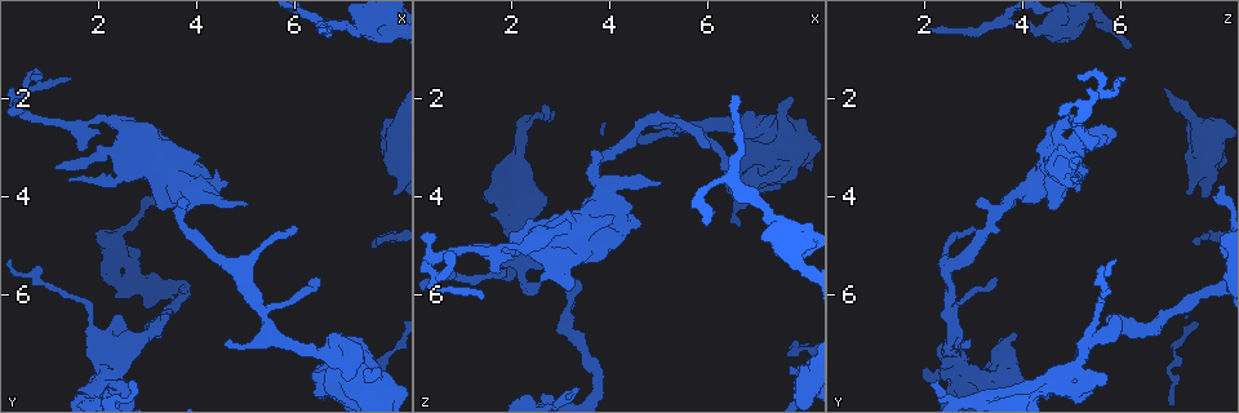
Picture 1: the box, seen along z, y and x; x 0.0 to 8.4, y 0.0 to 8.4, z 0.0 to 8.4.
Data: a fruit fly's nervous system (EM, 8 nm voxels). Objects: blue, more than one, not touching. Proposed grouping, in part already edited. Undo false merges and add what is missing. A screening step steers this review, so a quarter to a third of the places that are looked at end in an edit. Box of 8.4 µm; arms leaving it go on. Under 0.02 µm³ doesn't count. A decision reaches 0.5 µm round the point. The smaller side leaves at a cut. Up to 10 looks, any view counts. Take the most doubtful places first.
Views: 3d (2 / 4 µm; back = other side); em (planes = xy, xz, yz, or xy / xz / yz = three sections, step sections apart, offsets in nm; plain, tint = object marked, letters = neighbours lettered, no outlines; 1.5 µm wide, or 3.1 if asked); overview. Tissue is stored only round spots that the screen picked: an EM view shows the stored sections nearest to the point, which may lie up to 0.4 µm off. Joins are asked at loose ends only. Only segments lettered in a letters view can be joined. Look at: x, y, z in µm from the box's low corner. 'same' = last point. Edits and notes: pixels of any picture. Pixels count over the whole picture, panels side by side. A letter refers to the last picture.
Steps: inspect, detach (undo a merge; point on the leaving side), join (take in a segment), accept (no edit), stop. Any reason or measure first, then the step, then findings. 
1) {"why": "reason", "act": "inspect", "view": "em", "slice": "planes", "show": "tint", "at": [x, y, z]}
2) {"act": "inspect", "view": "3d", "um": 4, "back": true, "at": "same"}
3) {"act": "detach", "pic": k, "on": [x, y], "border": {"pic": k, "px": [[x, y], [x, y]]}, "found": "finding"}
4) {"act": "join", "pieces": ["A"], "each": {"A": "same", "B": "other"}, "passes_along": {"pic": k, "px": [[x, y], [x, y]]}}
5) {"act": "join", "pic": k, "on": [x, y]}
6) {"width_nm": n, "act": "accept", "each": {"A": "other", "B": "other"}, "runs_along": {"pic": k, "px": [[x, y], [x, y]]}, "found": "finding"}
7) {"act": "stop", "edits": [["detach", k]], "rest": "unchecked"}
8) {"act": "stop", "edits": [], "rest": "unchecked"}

{"why": "thin neck", "act": "inspect", "view": "em", "slice": "xy", "step": 8, "show": "letters", "at": [2.40, 7.45, 5.10]}

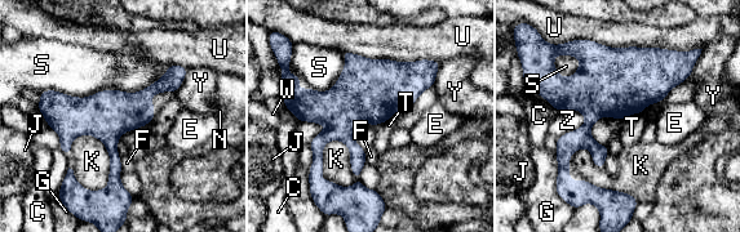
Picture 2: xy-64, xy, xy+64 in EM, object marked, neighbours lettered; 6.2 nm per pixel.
{"act": "accept", "each": {"C": "other", "E": "other", "F": "other", "G": "other", "J": "other", "K": "other", "N": "other", "S": "other", "T": "other", "U": "other", "W": "other", "Y": "other", "Z": "other"}, "runs_along": {"pic": 2, "px": [[182, 70], [132, 108], [45, 108]]}, "found": "continuous, no second neuron"}

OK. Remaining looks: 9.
{"why": "an open end", "act": "inspect", "view": "em", "slice": "yz", "step": 8, "show": "tint", "at": [6.50, 0.65, 1.90]}

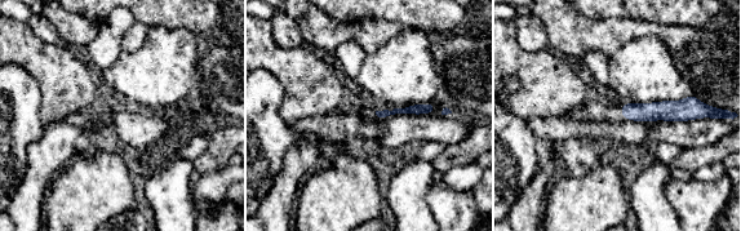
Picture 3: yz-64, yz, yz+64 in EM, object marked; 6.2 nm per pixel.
{"why": "another direction", "act": "inspect", "view": "em", "slice": "planes", "show": "letters", "at": "same"}

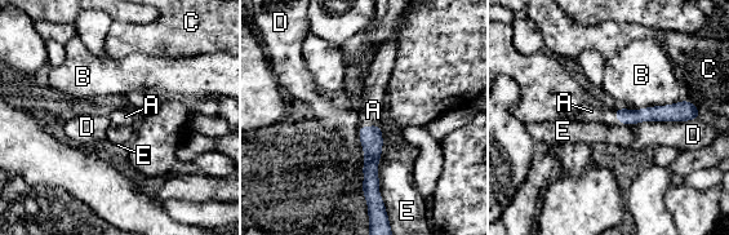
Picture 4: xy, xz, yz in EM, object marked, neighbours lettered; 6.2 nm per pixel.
{"act": "join", "pieces": ["A"], "each": {"A": "same", "B": "other", "C": "other", "D": "other", "E": "other"}, "found": "it goes on there"}

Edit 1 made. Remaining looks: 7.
{"why": "free end", "act": "inspect", "view": "em", "slice": "planes", "show": "letters", "at": [2.60, 7.80, 2.15]}

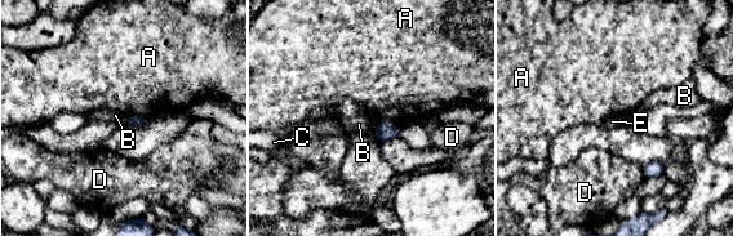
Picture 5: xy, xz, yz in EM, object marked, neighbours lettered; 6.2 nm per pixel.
{"longest_contact_nm": ["A", 160], "act": "accept", "each": {"A": "other", "B": "other", "C": "other", "D": "other", "E": "other"}, "found": "no lettered segment goes on from it"}

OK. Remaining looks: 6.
{"why": "thin end", "act": "inspect", "view": "3d", "um": 4, "back": true, "at": [0.70, 1.55, 5.05]}

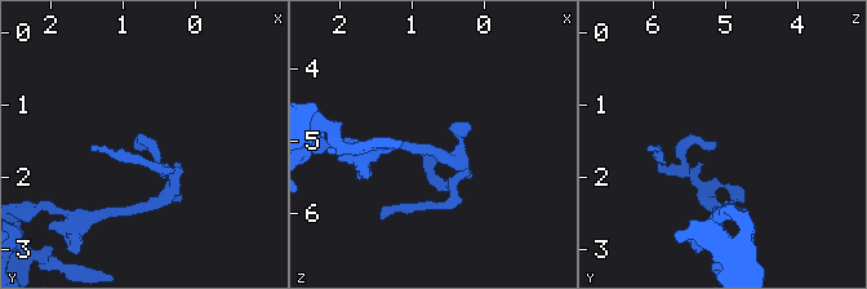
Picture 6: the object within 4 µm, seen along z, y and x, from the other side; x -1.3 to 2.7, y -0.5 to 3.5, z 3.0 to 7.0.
{"act": "inspect", "view": "em", "slice": "planes", "show": "letters", "at": [0.75, 1.55, 5.10]}

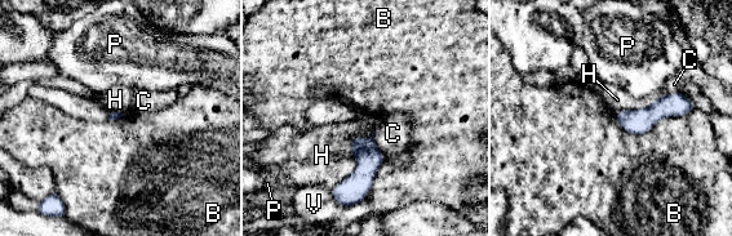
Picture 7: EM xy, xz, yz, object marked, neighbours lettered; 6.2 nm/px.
{"act": "accept", "each": {"B": "other", "C": "other", "H": "other", "P": "other", "V": "other"}, "found": "no lettered segment goes on from it"}

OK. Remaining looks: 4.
{"act": "stop", "edits": [["join", 4]], "rest": "unchecked"}

